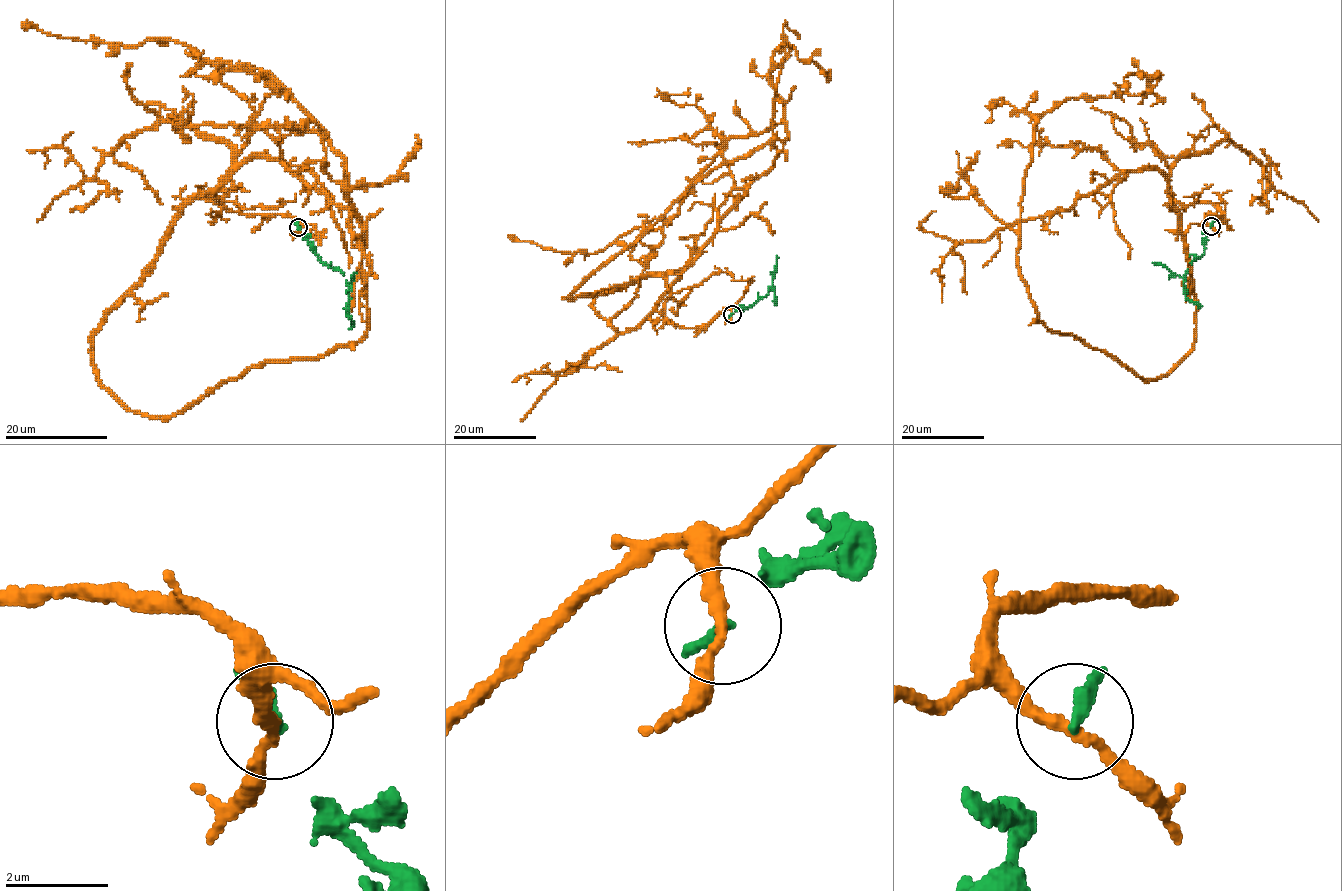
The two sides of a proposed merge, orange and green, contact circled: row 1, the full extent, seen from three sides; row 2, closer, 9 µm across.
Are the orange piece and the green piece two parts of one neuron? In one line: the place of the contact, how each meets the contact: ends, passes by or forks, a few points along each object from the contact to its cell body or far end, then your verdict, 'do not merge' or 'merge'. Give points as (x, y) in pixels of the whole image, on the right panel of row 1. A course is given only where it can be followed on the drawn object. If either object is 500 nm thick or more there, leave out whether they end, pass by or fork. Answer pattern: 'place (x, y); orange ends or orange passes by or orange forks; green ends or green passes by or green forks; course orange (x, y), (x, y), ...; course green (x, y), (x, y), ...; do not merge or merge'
place (1211, 226); orange passes by; green ends; course orange (1211, 226), (1173, 200), (1195, 340), (1166, 375), (1037, 319), (1033, 124), (1150, 79), (1133, 61); course green (1211, 226), (1207, 232), (1205, 252), (1191, 264), (1184, 278), (1185, 296), (1197, 308); do not merge

